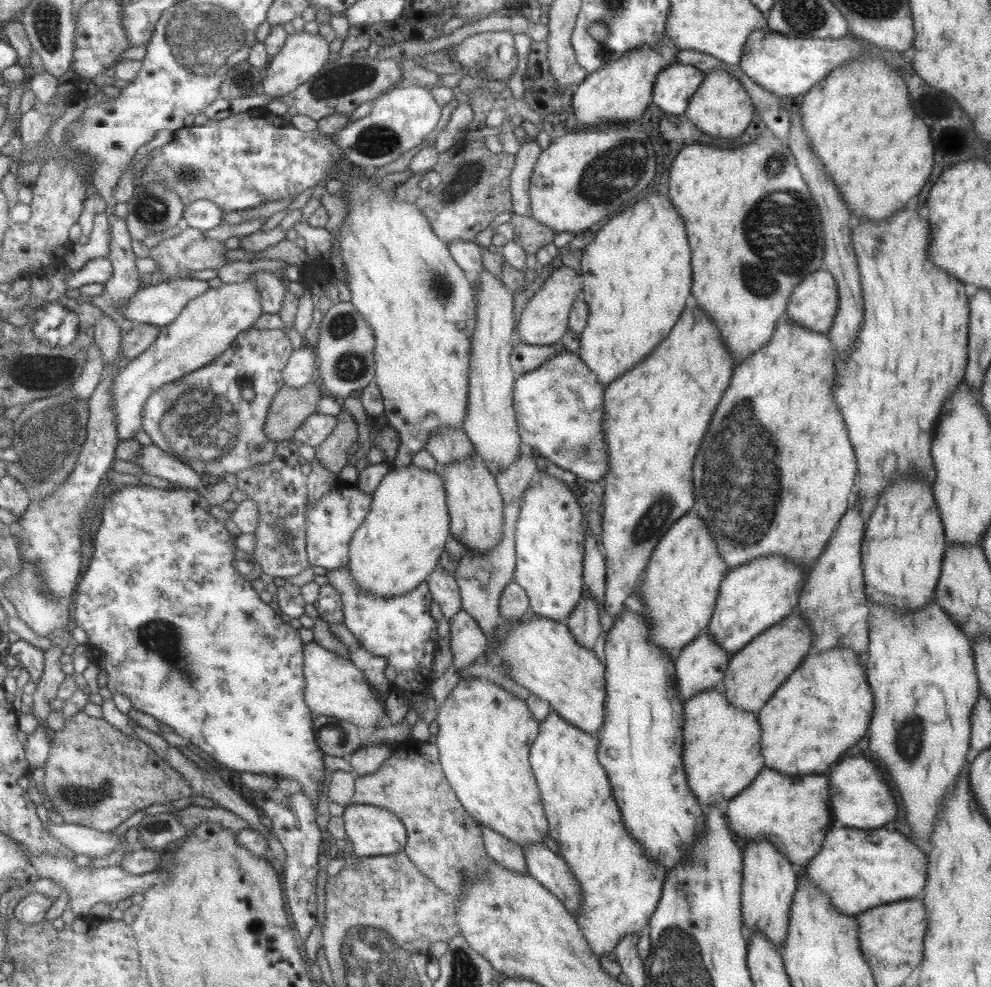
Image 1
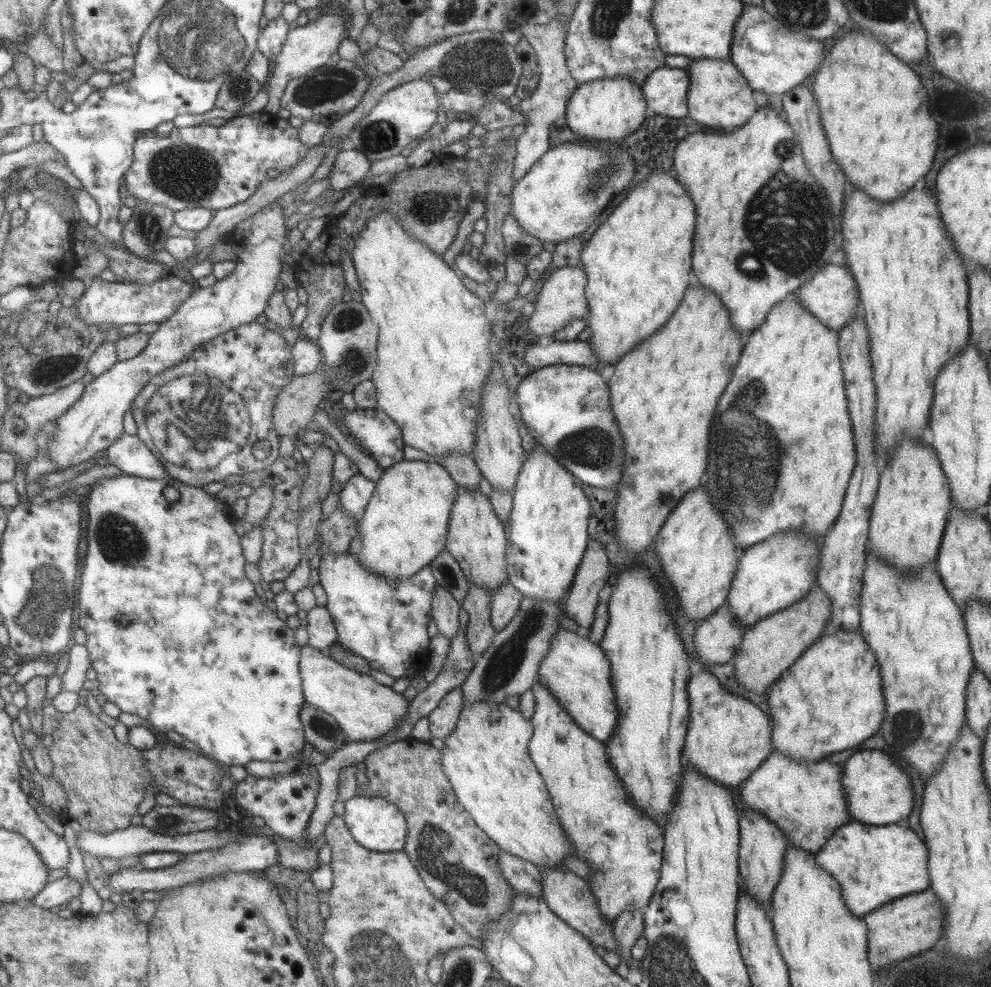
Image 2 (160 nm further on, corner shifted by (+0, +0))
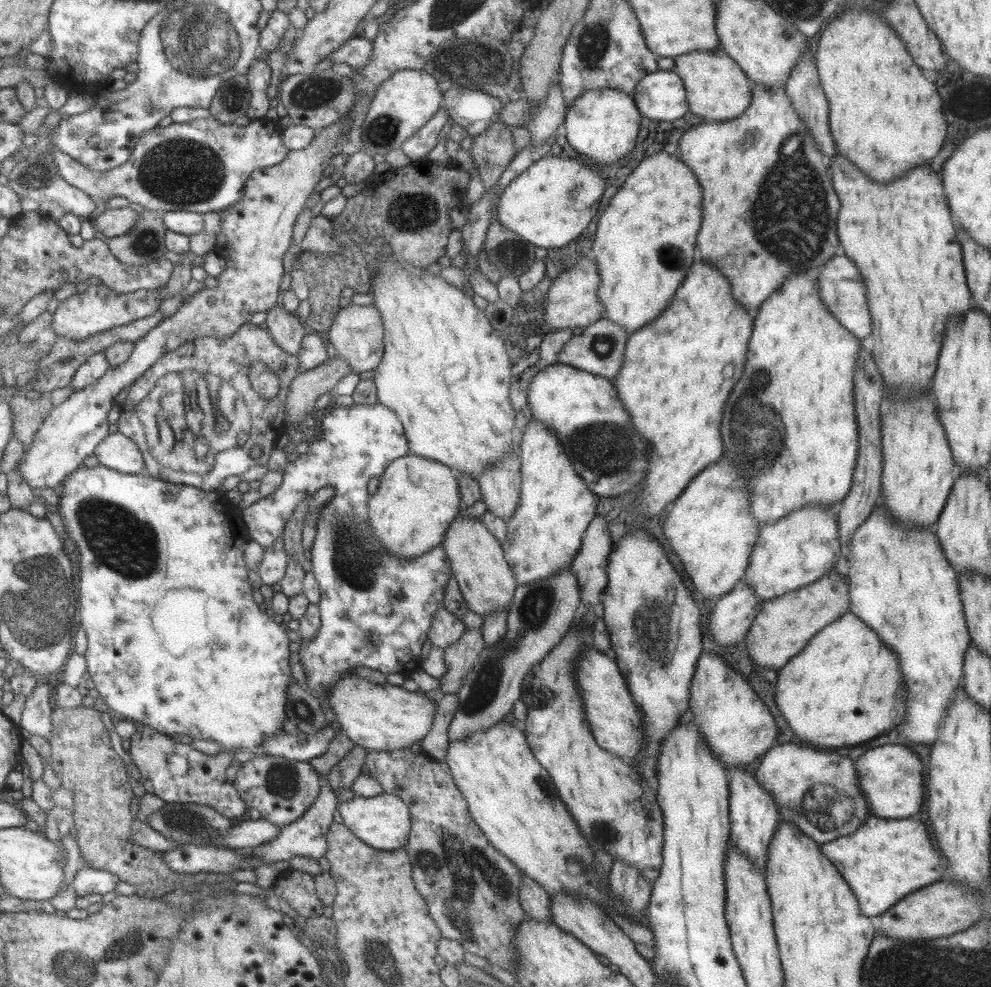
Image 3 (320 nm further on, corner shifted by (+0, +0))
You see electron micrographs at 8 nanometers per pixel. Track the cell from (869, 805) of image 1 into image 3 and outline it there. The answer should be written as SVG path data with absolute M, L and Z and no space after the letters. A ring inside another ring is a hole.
M885 744L867 750L855 762L860 789L865 795L871 815L899 820L917 814L923 805L923 776L921 762L910 746Z

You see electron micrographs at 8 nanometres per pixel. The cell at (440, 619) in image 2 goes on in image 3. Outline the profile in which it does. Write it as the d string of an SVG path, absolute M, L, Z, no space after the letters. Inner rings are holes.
M442 606L433 615L427 638L432 646L444 649L459 640L464 631L465 628L462 620L458 620L455 616L449 614Z

